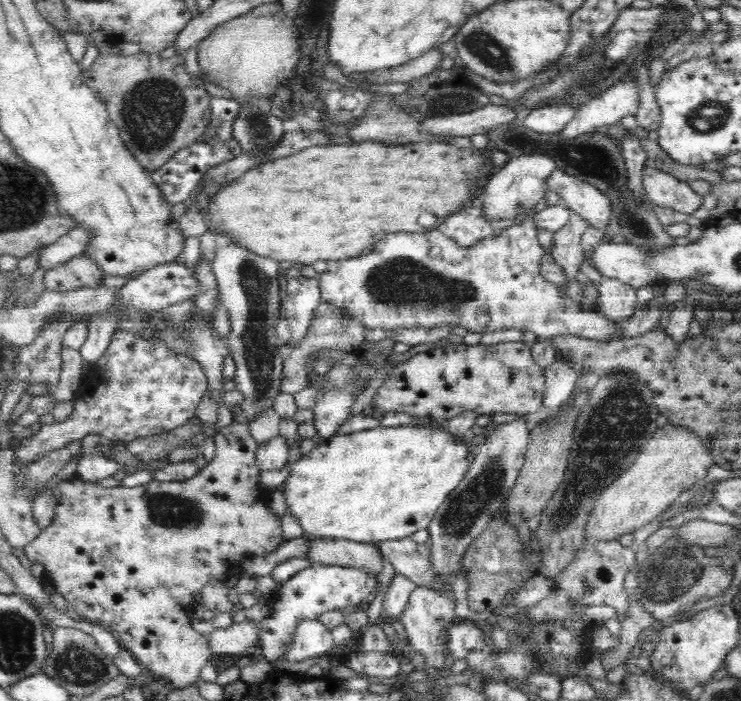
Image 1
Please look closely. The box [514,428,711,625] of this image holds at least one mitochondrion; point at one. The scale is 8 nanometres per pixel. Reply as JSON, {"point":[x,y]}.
{"point":[667,577]}

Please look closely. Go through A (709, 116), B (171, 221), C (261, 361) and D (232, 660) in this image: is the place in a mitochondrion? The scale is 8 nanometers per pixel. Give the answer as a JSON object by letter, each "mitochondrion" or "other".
{"A":"mitochondrion","B":"other","C":"mitochondrion","D":"other"}

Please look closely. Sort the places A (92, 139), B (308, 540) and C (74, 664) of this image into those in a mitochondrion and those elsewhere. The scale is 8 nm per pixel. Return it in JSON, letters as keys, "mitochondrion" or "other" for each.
{"A":"other","B":"other","C":"mitochondrion"}

